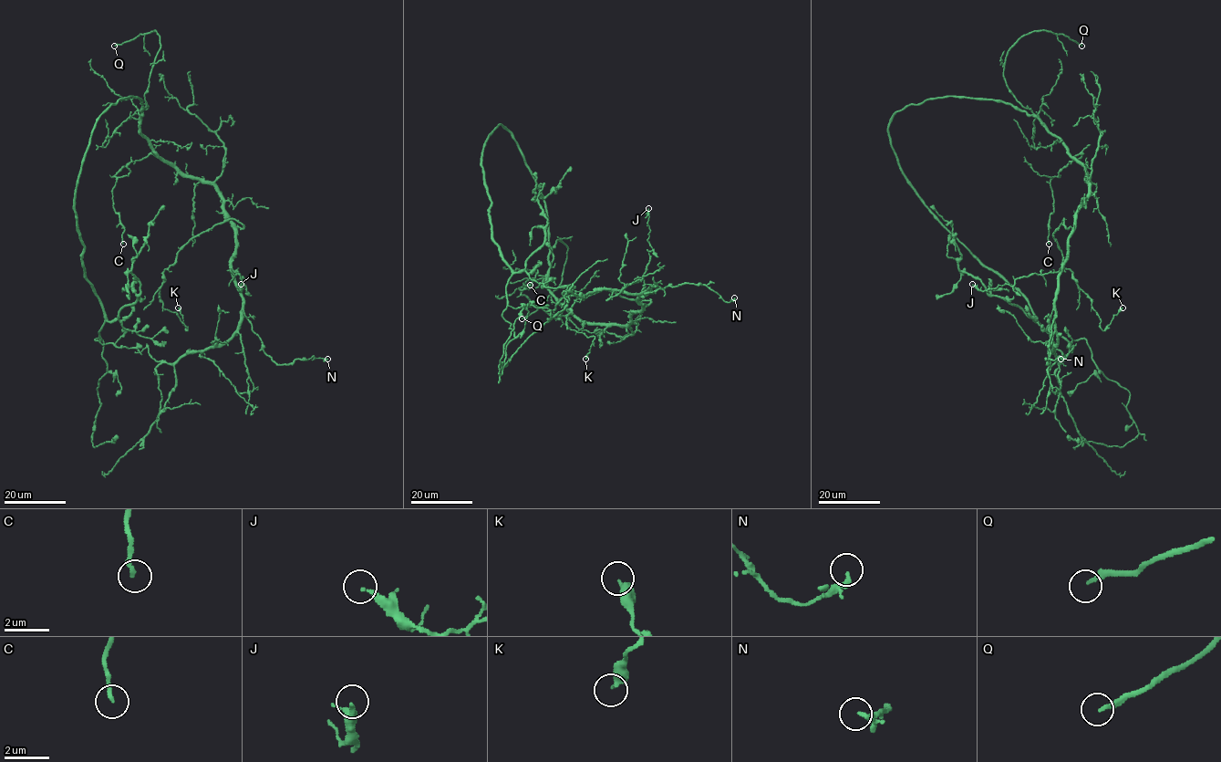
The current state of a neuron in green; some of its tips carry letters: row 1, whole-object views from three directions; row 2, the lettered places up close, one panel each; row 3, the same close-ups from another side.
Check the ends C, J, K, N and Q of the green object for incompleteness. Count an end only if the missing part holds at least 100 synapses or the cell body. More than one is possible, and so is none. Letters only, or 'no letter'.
Q

